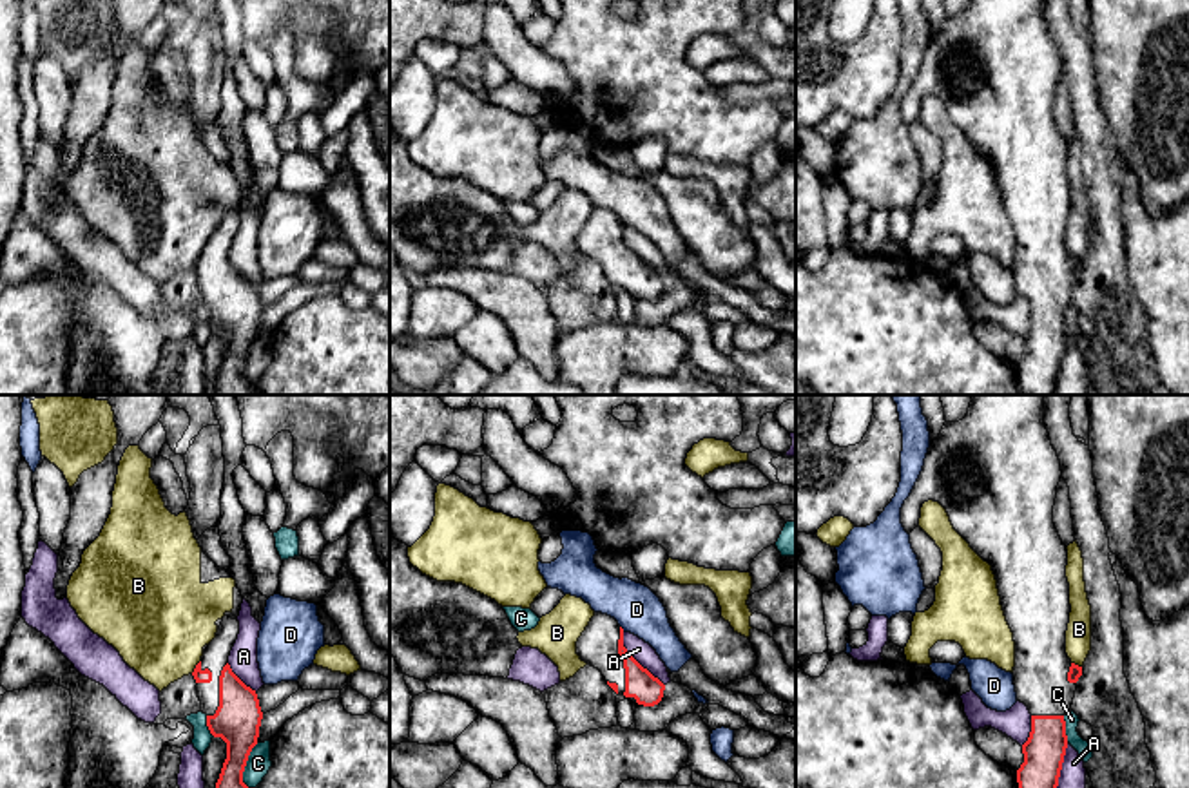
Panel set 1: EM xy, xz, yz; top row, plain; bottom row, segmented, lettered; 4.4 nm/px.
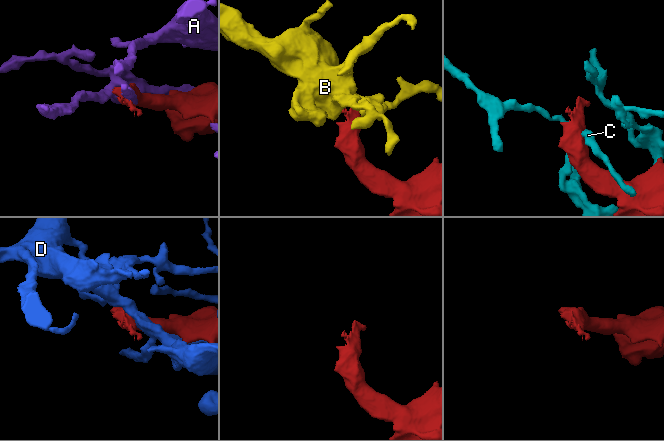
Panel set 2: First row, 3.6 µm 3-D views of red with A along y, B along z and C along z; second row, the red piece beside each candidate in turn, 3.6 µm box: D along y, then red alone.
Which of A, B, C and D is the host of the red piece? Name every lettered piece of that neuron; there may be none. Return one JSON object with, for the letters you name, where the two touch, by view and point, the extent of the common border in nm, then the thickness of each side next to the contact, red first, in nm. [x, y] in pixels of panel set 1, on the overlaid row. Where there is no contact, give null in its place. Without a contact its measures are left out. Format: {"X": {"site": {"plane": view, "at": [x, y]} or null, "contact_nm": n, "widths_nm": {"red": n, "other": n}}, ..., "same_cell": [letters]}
{"same_cell": []}

